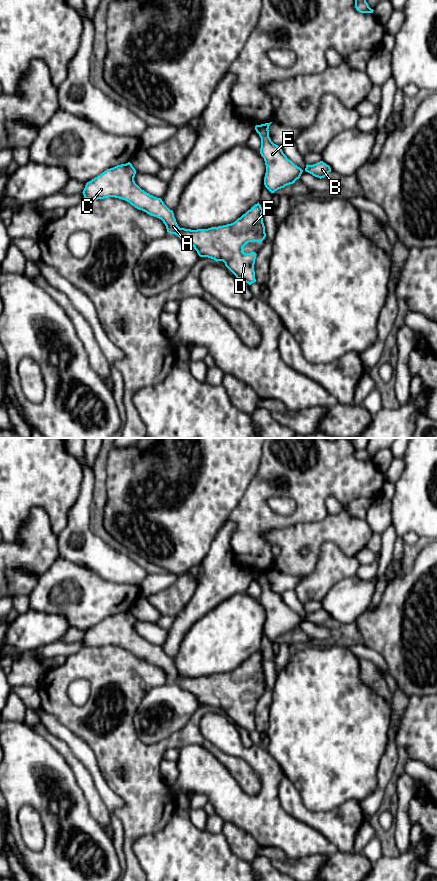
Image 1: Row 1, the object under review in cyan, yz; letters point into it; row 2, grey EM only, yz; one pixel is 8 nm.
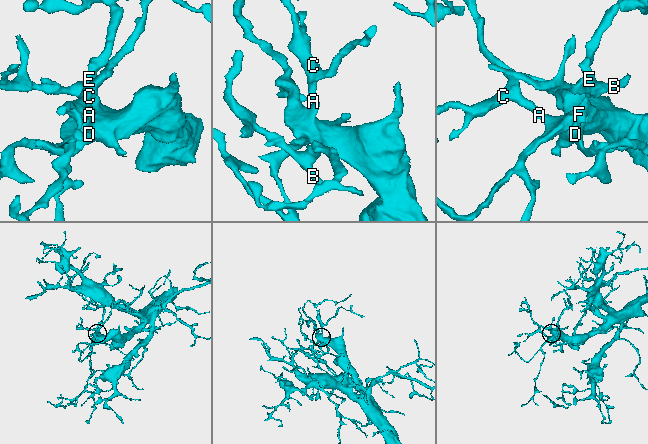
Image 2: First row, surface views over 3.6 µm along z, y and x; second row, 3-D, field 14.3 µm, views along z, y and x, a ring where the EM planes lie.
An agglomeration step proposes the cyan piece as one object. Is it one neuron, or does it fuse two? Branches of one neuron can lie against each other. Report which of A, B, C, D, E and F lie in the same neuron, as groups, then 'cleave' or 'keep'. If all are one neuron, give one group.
groups A B C D E F; keep

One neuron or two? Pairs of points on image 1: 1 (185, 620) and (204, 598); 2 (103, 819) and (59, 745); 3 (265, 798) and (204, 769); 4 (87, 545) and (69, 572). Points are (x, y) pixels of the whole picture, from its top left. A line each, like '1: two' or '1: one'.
1: one
2: one
3: one
4: two

